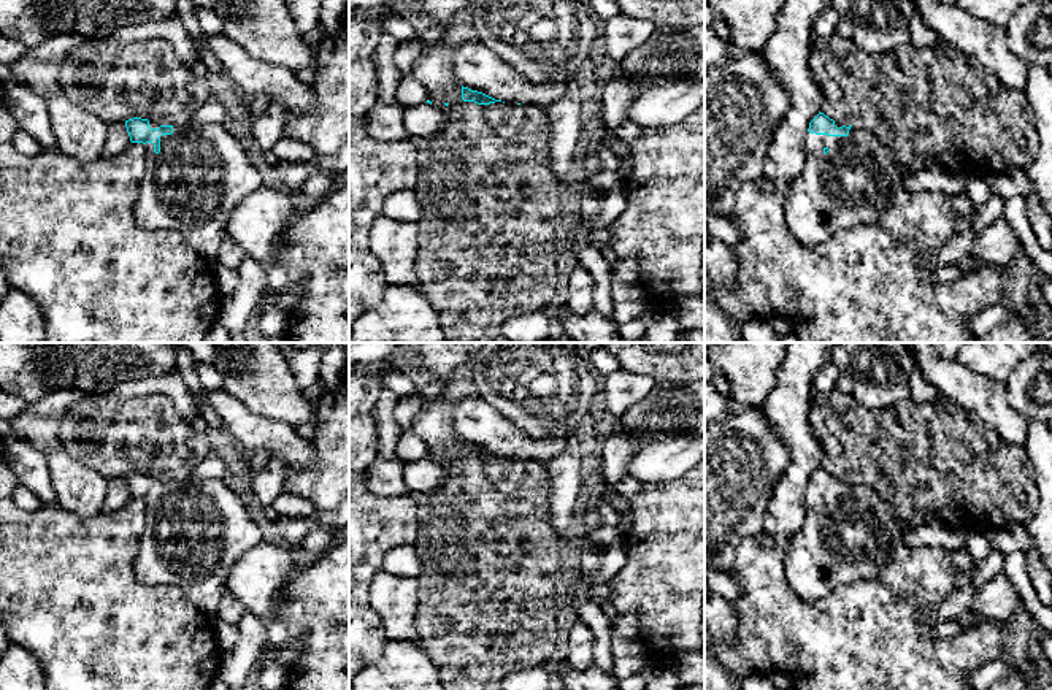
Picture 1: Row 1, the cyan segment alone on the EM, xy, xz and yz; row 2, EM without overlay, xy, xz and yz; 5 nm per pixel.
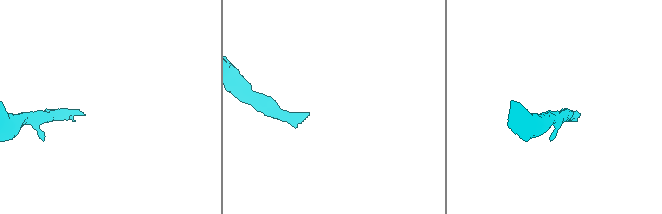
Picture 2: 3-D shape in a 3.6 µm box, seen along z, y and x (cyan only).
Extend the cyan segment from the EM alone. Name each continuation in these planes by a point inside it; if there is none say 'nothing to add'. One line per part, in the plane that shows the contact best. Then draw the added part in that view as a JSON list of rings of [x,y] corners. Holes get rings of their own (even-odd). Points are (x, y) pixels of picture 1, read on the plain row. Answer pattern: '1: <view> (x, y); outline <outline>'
1: xy (202, 528); outline [[[187,476],[173,479],[171,490],[160,492],[160,508],[146,498],[146,525],[133,563],[141,585],[175,585],[202,612],[214,619],[232,566],[263,541],[252,511],[222,479]]]

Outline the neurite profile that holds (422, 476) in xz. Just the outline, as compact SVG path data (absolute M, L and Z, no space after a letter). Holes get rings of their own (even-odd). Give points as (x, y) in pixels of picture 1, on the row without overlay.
M430 458L406 462L403 468L405 484L419 495L443 489L446 471Z

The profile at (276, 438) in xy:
M224 390L195 395L195 414L200 414L203 404L217 411L248 454L263 450L270 457L282 457L286 470L311 468L316 463L311 439L300 436L292 425L252 414Z

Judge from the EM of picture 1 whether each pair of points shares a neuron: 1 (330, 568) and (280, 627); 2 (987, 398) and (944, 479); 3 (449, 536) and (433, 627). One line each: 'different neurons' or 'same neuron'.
1: different neurons
2: different neurons
3: same neuron

